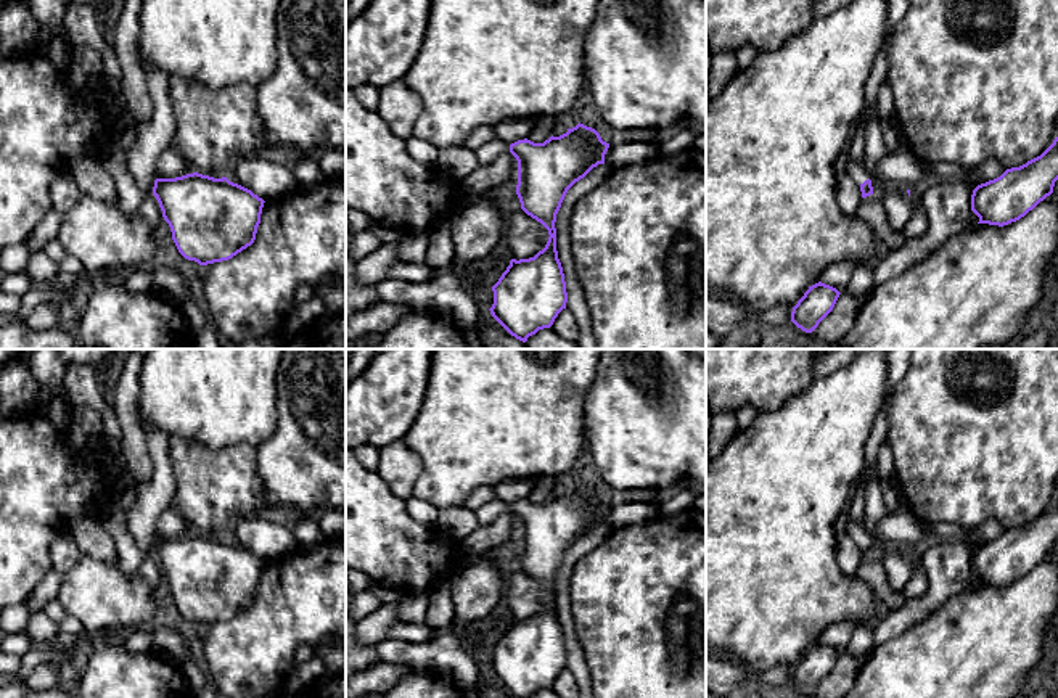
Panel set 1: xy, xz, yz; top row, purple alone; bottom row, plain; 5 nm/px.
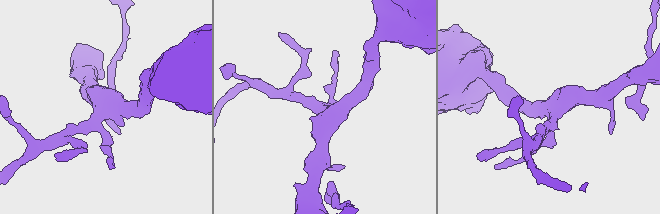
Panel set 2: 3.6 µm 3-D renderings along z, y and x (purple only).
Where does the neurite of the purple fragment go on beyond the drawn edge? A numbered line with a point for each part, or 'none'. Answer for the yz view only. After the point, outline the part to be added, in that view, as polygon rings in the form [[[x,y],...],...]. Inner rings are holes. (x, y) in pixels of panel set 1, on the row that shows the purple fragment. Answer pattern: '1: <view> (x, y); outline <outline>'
1: yz (859, 172); outline [[[851,158],[847,161],[846,170],[859,185],[870,179],[867,167]]]

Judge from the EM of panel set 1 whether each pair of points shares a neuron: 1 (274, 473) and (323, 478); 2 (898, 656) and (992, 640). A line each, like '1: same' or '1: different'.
1: same
2: same

